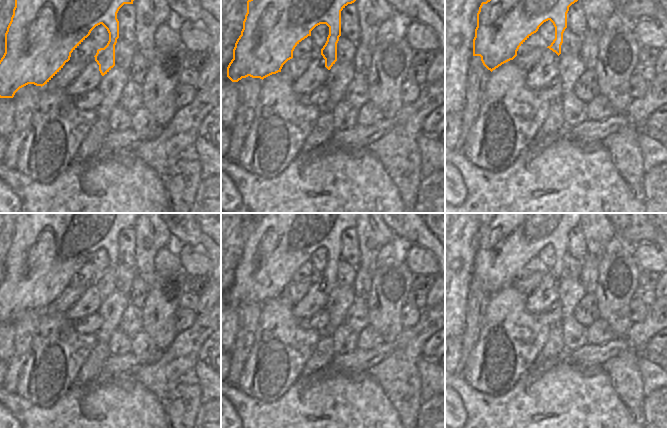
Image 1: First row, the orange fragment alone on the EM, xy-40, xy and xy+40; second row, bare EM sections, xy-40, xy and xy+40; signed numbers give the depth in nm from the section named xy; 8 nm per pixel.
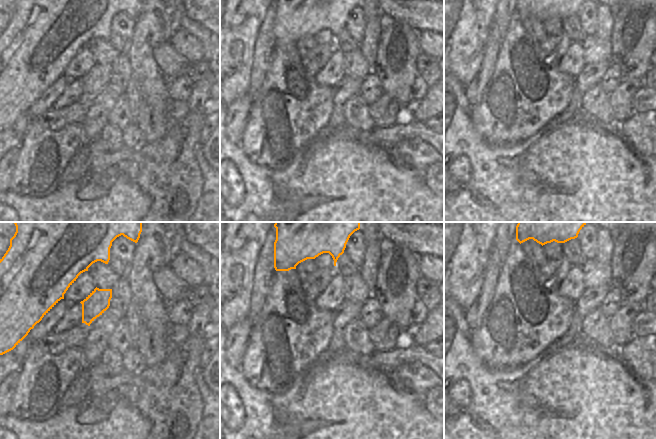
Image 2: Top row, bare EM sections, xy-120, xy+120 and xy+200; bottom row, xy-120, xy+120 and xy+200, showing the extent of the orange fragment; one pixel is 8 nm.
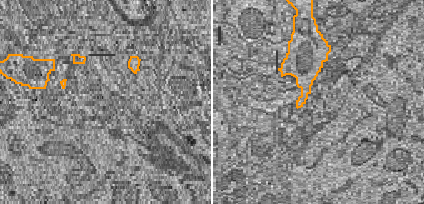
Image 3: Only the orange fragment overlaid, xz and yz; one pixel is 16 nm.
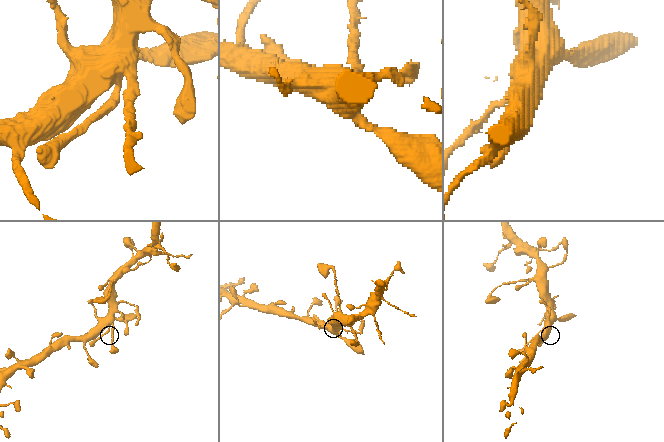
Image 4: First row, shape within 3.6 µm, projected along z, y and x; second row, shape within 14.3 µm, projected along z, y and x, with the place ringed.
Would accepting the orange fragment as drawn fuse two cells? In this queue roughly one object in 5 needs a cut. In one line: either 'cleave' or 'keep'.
keep

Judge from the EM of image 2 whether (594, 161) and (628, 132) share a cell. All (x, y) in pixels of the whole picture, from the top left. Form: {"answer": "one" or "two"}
{"answer": "two"}

